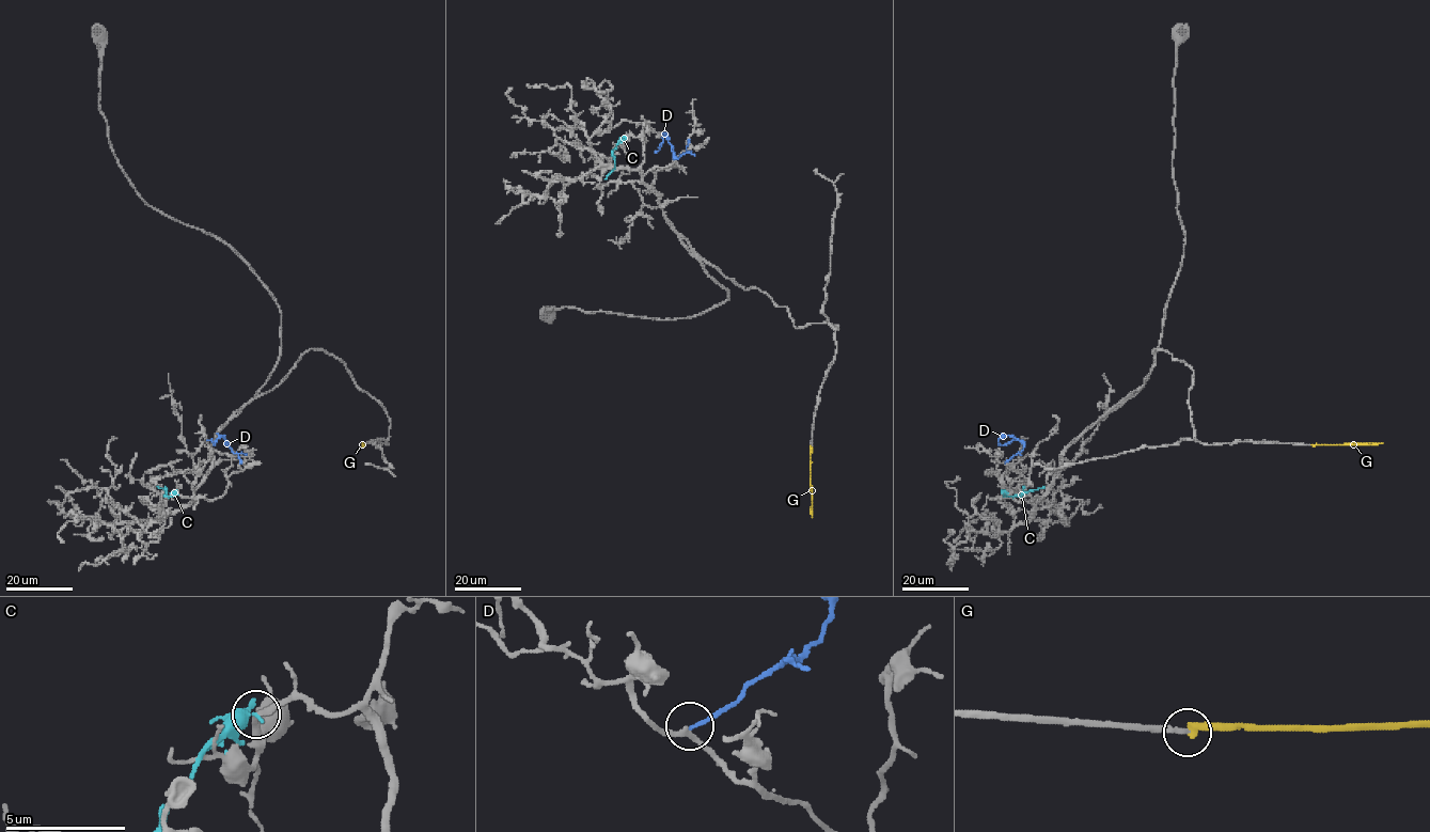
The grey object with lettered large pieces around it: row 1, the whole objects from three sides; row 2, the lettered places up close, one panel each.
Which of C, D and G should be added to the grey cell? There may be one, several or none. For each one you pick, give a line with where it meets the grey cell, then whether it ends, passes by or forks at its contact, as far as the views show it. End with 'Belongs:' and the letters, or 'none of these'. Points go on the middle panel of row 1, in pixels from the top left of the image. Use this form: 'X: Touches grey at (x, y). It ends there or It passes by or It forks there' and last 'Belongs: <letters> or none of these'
Belongs: none of these

